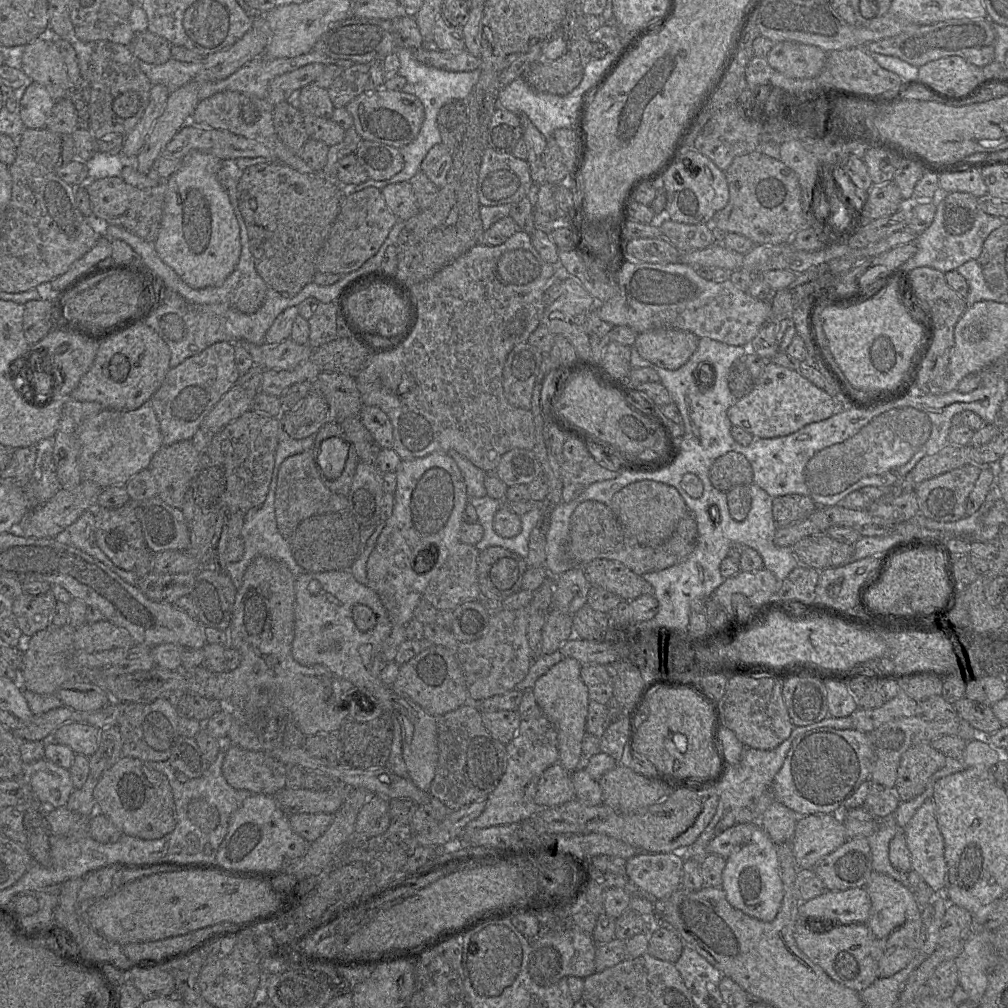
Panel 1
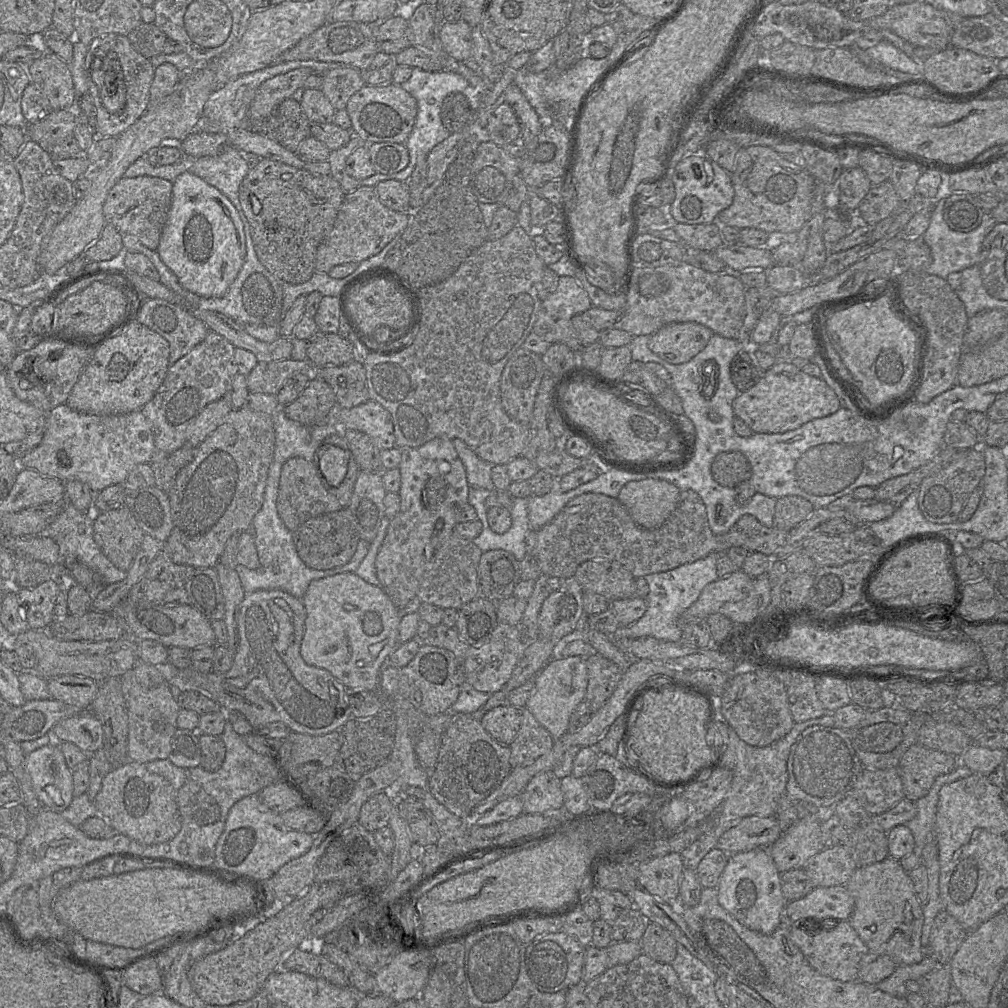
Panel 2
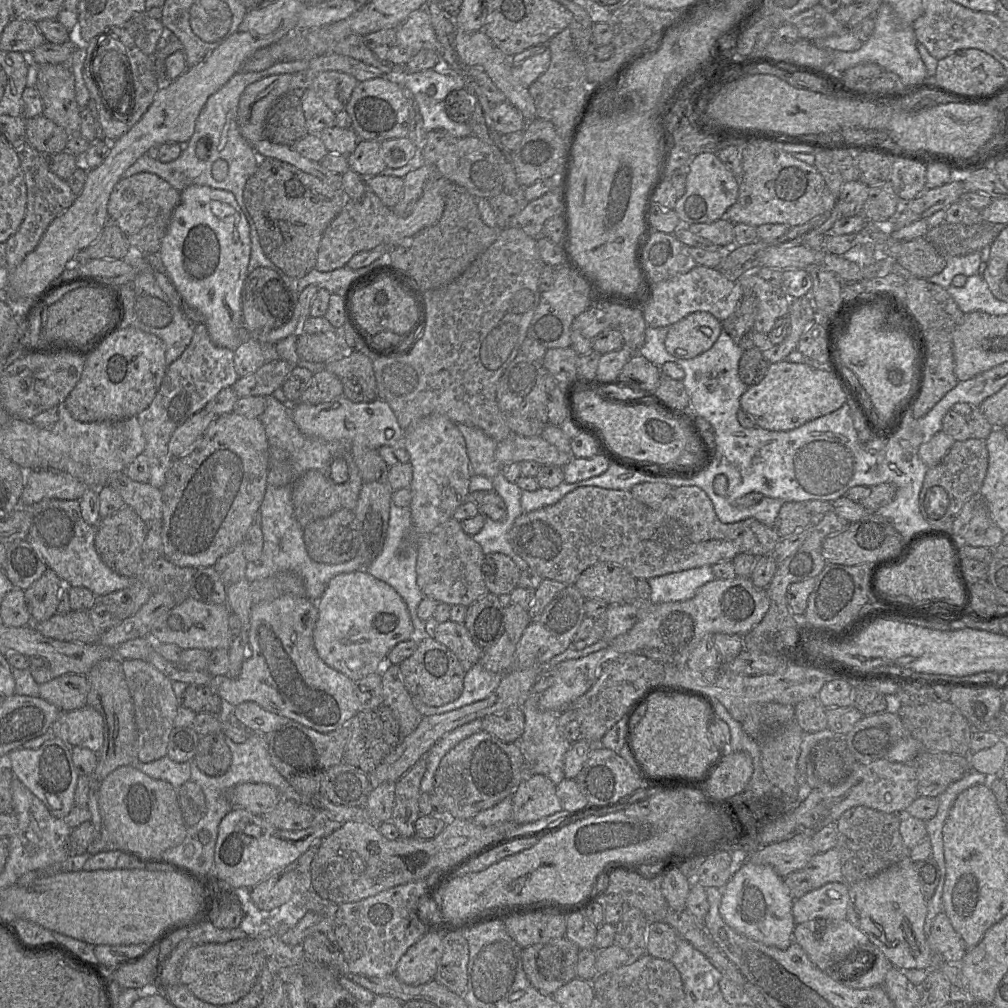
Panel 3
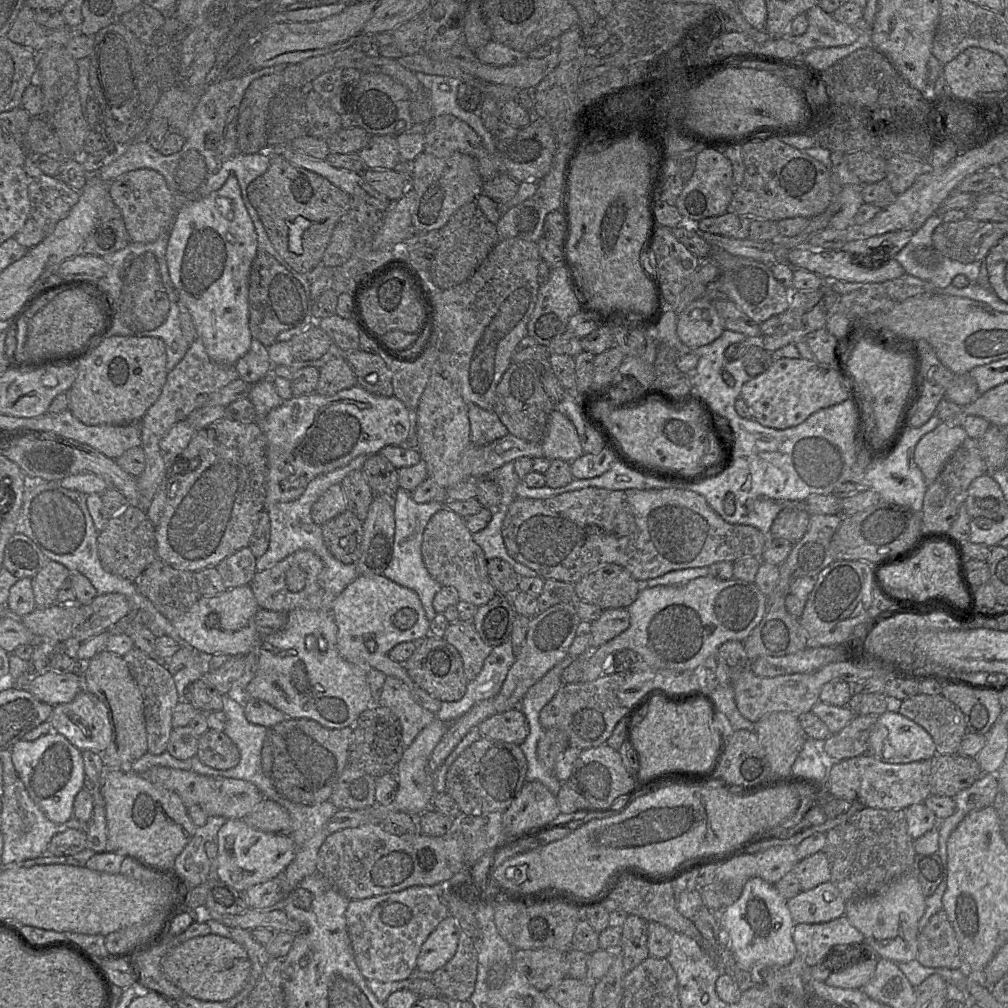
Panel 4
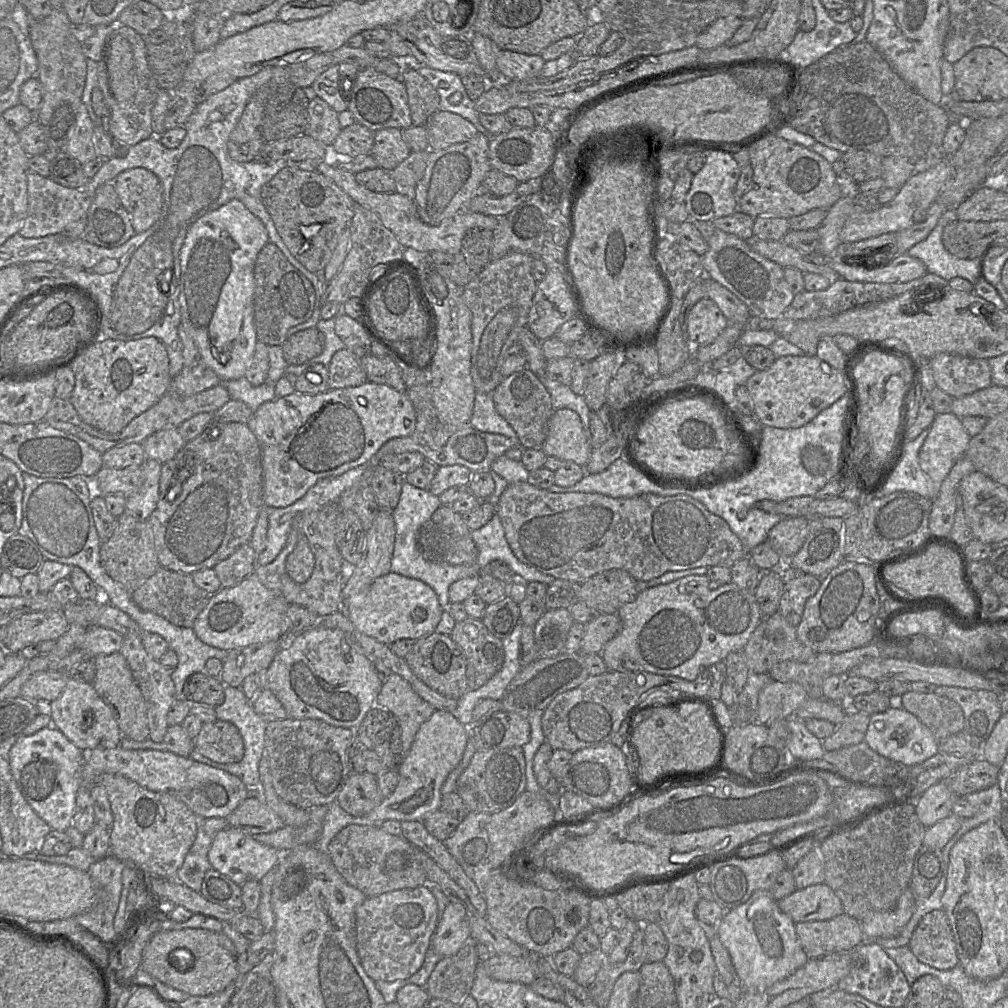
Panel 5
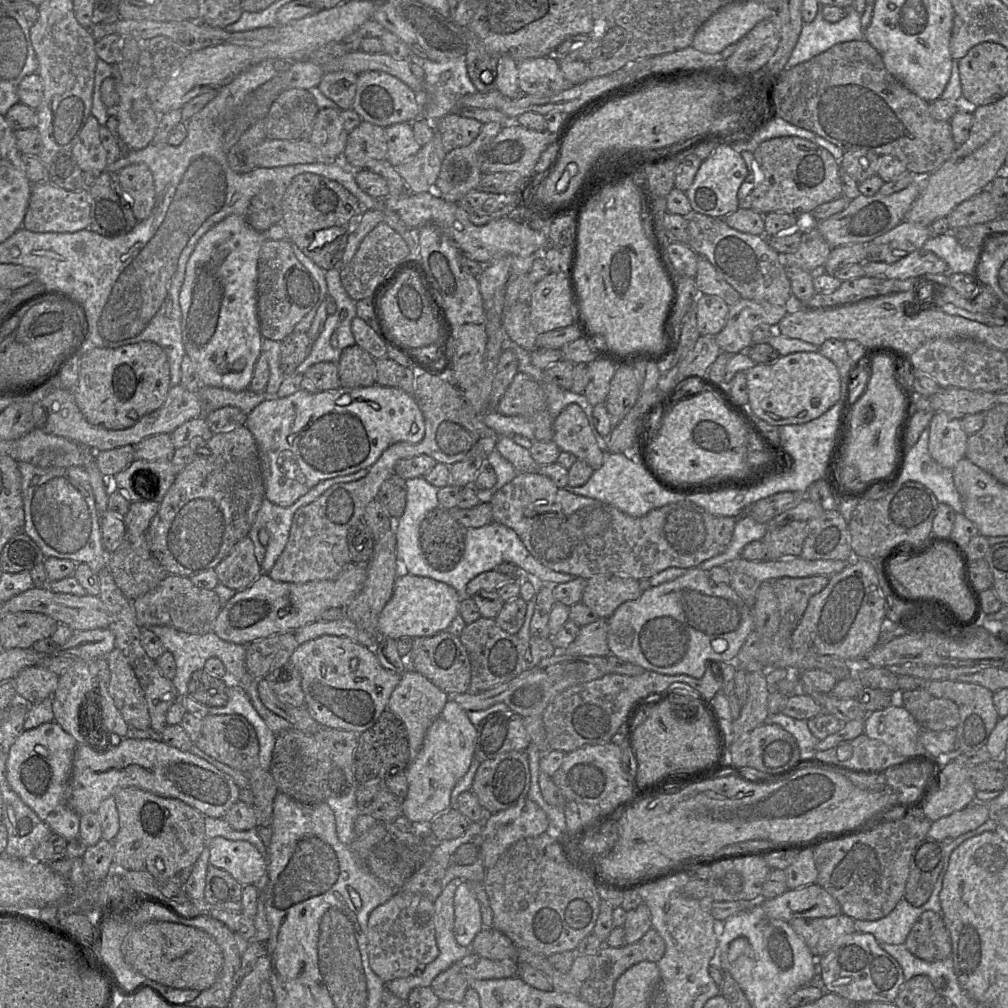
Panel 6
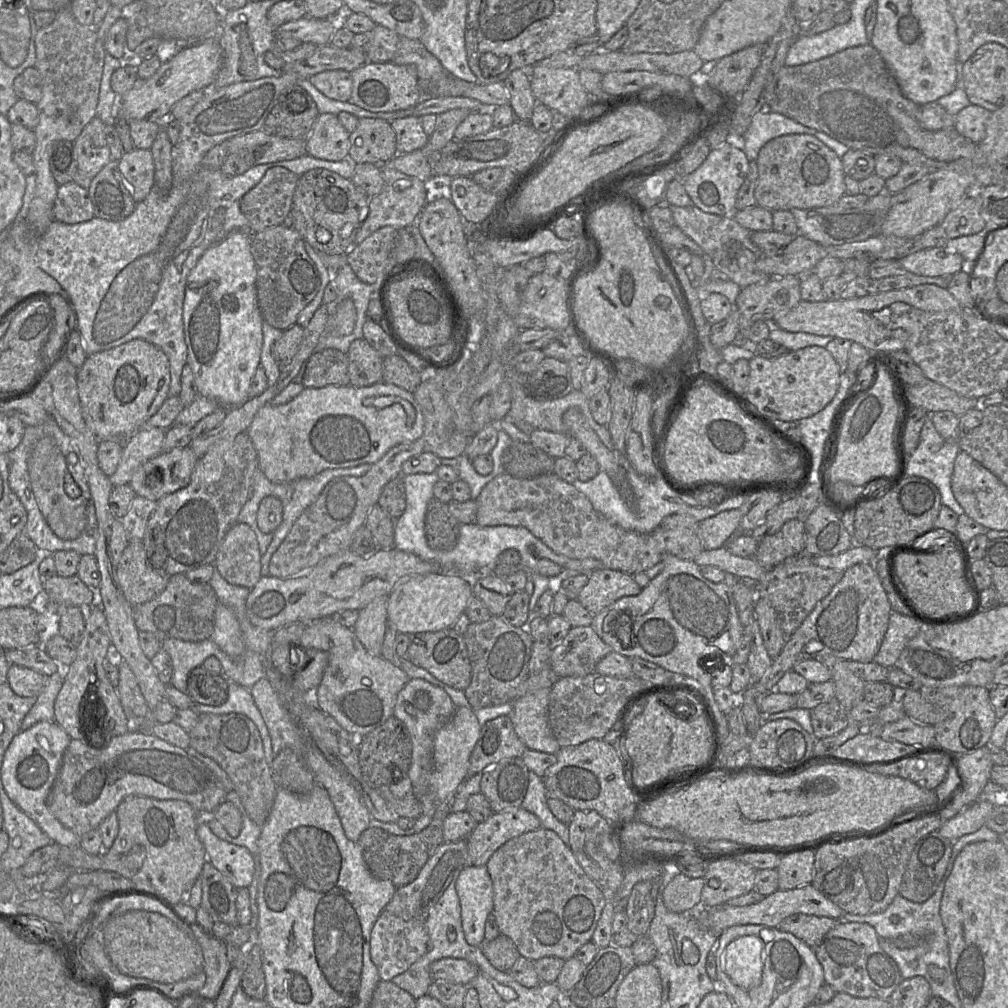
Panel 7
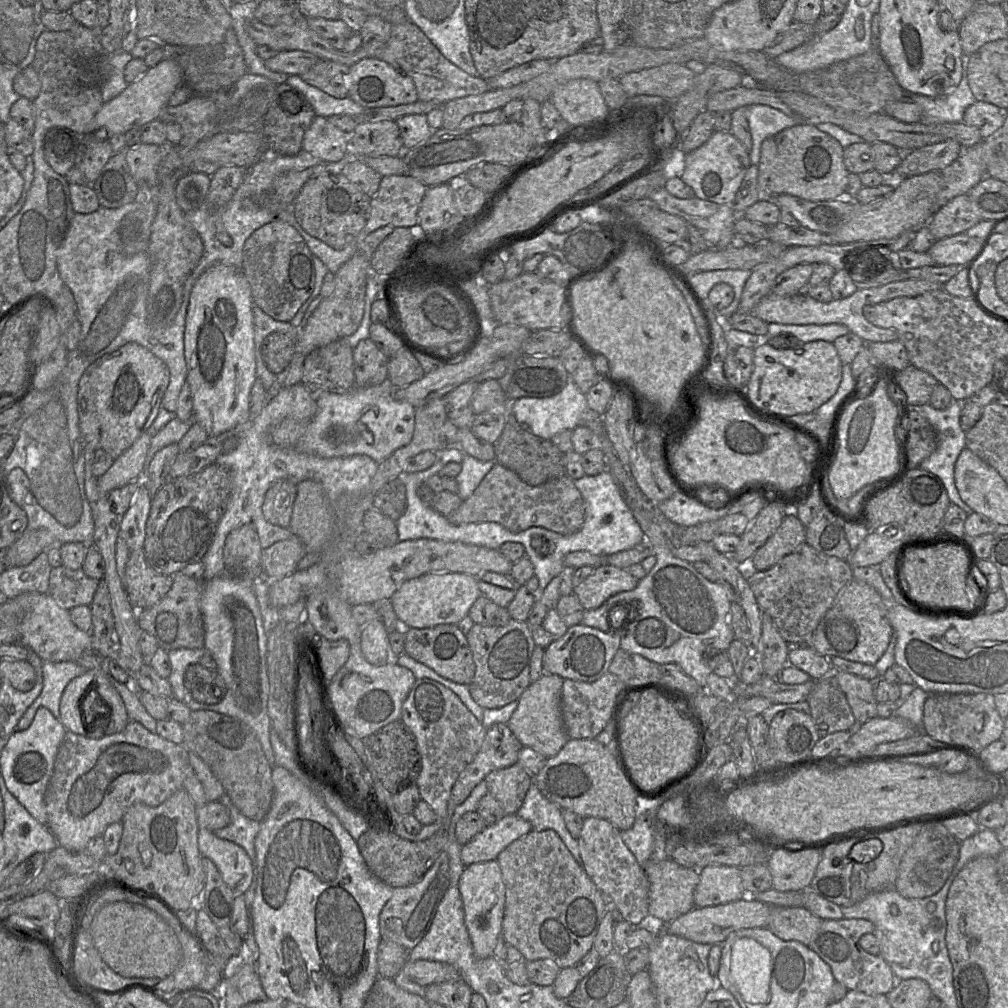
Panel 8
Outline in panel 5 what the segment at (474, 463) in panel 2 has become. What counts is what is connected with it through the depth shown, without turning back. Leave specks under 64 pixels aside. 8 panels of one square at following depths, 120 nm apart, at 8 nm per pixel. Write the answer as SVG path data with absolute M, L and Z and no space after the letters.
M476 392L470 425L481 431L494 434L502 434L509 438L517 438L515 430L497 412L493 392Z

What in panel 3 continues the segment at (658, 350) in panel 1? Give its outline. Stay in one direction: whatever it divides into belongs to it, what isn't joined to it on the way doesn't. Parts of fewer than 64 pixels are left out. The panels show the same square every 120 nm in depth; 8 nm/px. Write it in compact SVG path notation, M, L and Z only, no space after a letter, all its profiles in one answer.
M694 312L668 327L665 348L679 359L693 359L708 351L722 332L722 322L708 312Z

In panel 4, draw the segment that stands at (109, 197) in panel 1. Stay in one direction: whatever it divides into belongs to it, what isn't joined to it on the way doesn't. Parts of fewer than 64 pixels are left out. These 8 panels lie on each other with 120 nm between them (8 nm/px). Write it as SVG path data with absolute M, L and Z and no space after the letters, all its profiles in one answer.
M141 168L124 173L109 184L109 195L122 213L132 243L151 243L170 231L176 216L174 198L166 180L157 171Z

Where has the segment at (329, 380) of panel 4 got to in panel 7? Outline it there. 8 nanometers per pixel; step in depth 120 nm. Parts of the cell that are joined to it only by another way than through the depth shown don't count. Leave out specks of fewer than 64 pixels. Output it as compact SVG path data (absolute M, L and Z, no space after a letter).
M365 339L350 344L347 358L351 386L369 387L382 381L383 357Z

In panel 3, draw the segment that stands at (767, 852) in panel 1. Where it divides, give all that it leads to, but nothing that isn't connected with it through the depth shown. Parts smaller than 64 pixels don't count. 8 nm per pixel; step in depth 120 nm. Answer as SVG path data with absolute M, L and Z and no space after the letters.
M746 861L722 888L719 913L723 921L736 932L784 950L794 941L796 923L792 914L793 901L783 878L771 866Z

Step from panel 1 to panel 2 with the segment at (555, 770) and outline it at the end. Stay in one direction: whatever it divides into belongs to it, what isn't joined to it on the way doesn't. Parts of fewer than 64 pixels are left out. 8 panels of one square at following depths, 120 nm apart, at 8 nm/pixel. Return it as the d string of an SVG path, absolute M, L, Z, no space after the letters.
M553 770L535 775L523 791L523 813L560 813L563 811L563 805L561 779Z

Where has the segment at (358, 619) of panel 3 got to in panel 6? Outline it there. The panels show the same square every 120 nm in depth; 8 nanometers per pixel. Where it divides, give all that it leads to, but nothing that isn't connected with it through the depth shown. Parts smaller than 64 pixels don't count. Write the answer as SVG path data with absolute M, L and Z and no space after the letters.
M401 571L395 581L393 594L379 615L378 634L398 640L404 636L433 636L446 631L459 614L460 601L461 596L448 584Z

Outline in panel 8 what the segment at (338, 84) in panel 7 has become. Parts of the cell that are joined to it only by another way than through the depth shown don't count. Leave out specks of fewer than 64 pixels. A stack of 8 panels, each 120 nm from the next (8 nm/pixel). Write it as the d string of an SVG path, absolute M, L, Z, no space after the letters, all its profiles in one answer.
M319 60L299 75L306 83L338 98L349 96L350 67L330 60Z

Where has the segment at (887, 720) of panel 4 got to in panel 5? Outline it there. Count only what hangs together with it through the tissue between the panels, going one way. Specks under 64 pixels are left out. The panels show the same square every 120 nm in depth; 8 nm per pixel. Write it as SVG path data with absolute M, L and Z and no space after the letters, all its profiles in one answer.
M889 707L884 712L872 714L865 741L881 756L906 766L922 763L939 751L938 743L929 728L904 708Z

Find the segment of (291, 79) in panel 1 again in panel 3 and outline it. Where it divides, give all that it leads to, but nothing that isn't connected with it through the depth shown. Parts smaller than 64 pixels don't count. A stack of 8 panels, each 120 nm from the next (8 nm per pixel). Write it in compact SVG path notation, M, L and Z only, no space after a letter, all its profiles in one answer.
M291 74L271 75L250 84L238 106L238 127L251 145L263 139L266 116L273 103L291 91Z

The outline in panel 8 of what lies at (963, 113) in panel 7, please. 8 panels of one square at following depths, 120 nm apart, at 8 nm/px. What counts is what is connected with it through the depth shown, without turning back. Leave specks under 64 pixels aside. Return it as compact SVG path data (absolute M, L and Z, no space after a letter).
M976 101L966 109L962 123L976 127L985 139L994 135L1003 126L1004 120L1004 111L997 106Z

